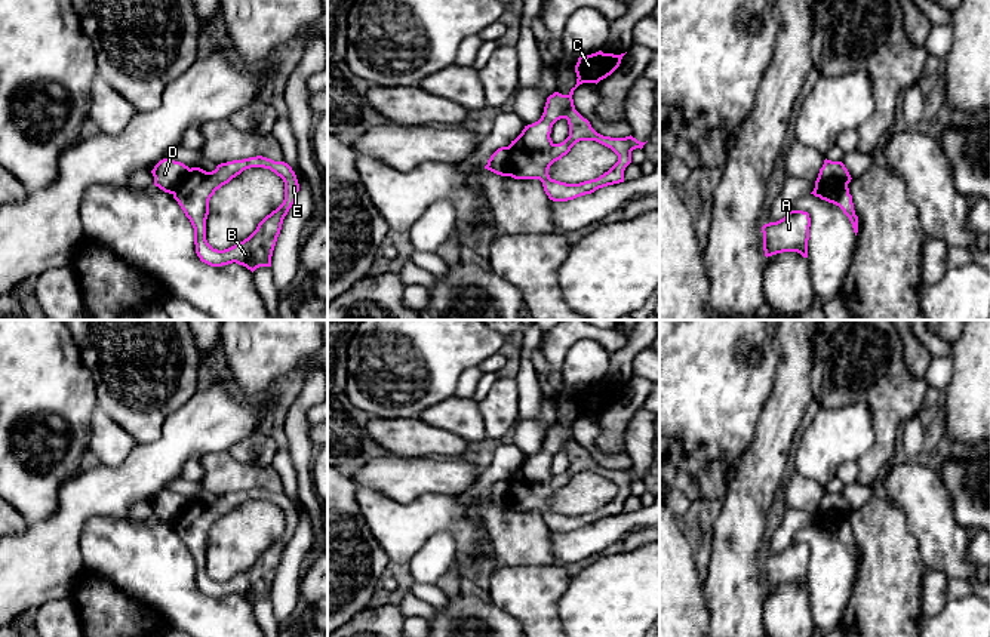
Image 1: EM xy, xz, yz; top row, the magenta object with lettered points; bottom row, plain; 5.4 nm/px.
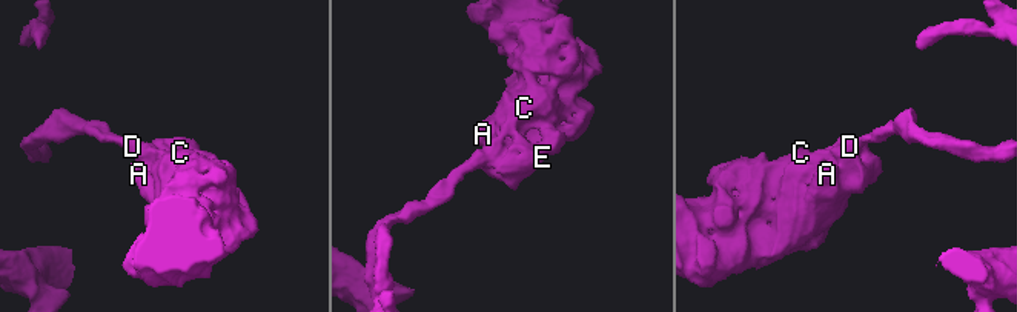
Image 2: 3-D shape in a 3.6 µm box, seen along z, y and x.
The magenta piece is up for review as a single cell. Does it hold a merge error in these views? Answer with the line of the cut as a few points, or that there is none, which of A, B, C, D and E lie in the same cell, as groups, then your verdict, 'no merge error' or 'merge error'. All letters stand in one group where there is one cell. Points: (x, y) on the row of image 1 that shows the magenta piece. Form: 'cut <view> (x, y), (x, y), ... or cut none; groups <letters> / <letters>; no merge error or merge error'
cut yz (815, 181), (846, 184); groups A B C E / D; merge error

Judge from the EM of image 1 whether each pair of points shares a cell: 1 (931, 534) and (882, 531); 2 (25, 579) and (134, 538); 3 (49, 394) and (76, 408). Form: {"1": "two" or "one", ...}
{"1": "two", "2": "two", "3": "one"}

